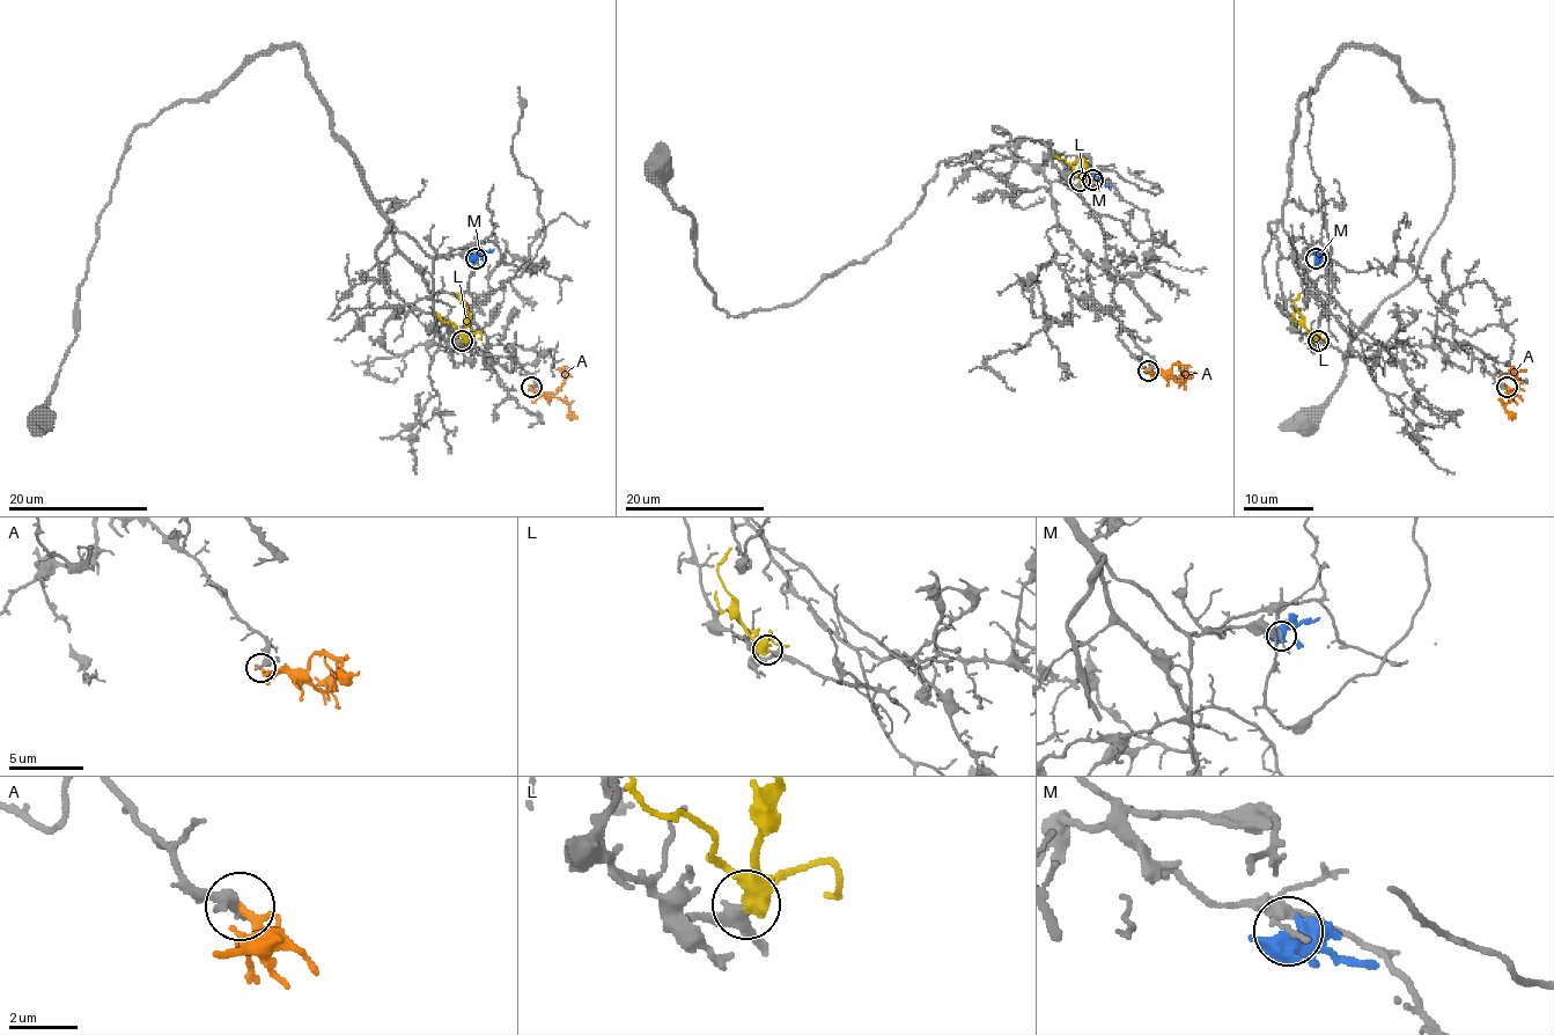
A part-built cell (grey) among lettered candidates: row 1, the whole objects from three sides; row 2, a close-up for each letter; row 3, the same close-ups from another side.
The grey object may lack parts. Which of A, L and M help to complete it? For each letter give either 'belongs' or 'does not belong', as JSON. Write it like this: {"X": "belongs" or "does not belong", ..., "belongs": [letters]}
{"A": "does not belong", "L": "does not belong", "M": "does not belong", "belongs": []}

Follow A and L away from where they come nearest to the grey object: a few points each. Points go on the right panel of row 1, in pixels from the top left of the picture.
A: (1507, 387), (1510, 394), (1517, 390), (1517, 382), (1511, 376), (1497, 376)
L: (1318, 339), (1308, 331), (1294, 300), (1301, 293)

